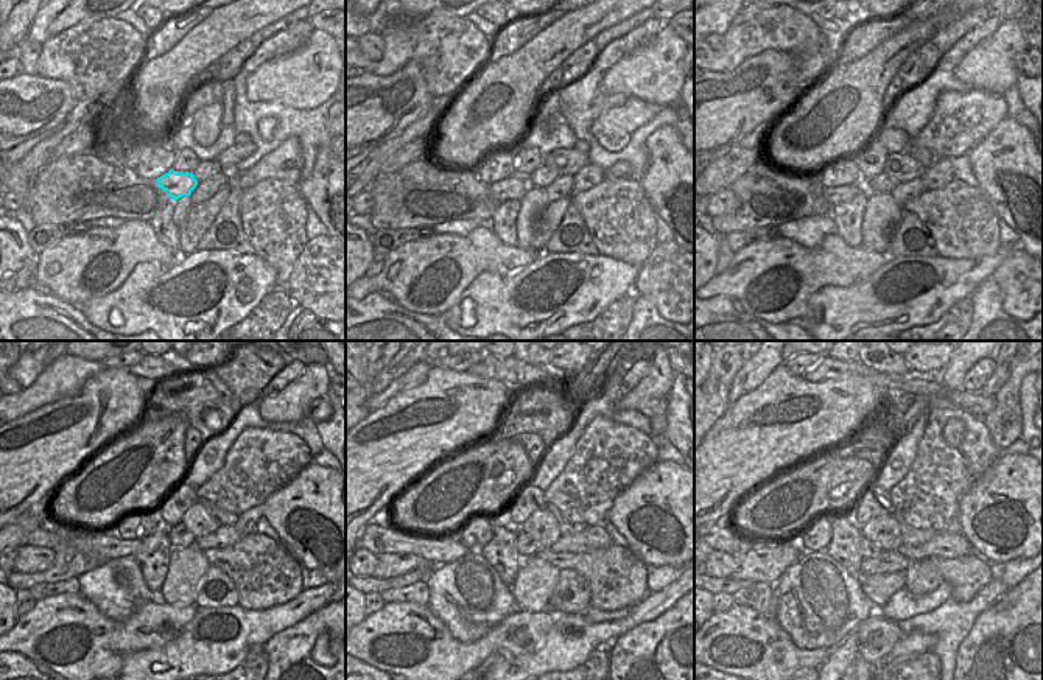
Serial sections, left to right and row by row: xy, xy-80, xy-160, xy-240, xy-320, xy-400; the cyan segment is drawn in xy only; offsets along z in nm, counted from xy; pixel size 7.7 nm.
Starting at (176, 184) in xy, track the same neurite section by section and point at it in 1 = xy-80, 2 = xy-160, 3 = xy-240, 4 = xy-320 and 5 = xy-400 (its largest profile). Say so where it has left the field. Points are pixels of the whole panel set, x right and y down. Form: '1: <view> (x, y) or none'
1: xy-80 (516, 187)
2: xy-160 (833, 195)
3: xy-240 (98, 543)
4: xy-320 (388, 537)
5: xy-400 (726, 537)

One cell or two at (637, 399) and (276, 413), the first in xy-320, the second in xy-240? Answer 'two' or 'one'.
one

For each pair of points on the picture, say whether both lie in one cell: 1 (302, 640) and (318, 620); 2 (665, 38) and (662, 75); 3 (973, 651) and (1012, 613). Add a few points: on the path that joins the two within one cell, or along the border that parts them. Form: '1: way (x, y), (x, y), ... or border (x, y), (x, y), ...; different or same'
1: way (307, 635), (313, 624); same
2: way (665, 47), (662, 66); same
3: way (983, 641), (1003, 623); same

